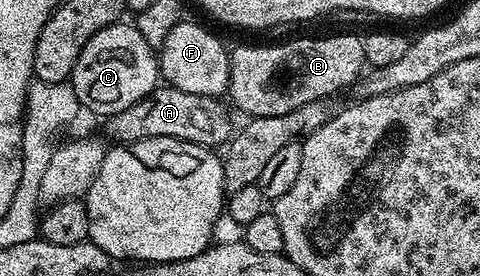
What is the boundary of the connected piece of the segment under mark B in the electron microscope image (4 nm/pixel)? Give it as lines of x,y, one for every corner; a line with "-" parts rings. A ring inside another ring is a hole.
325,35
322,39
293,39
290,43
273,43
270,47
237,47
229,51
228,98
233,98
232,106
246,111
249,117
279,117
299,109
311,101
329,99
344,87
352,88
362,78
367,64
362,36

